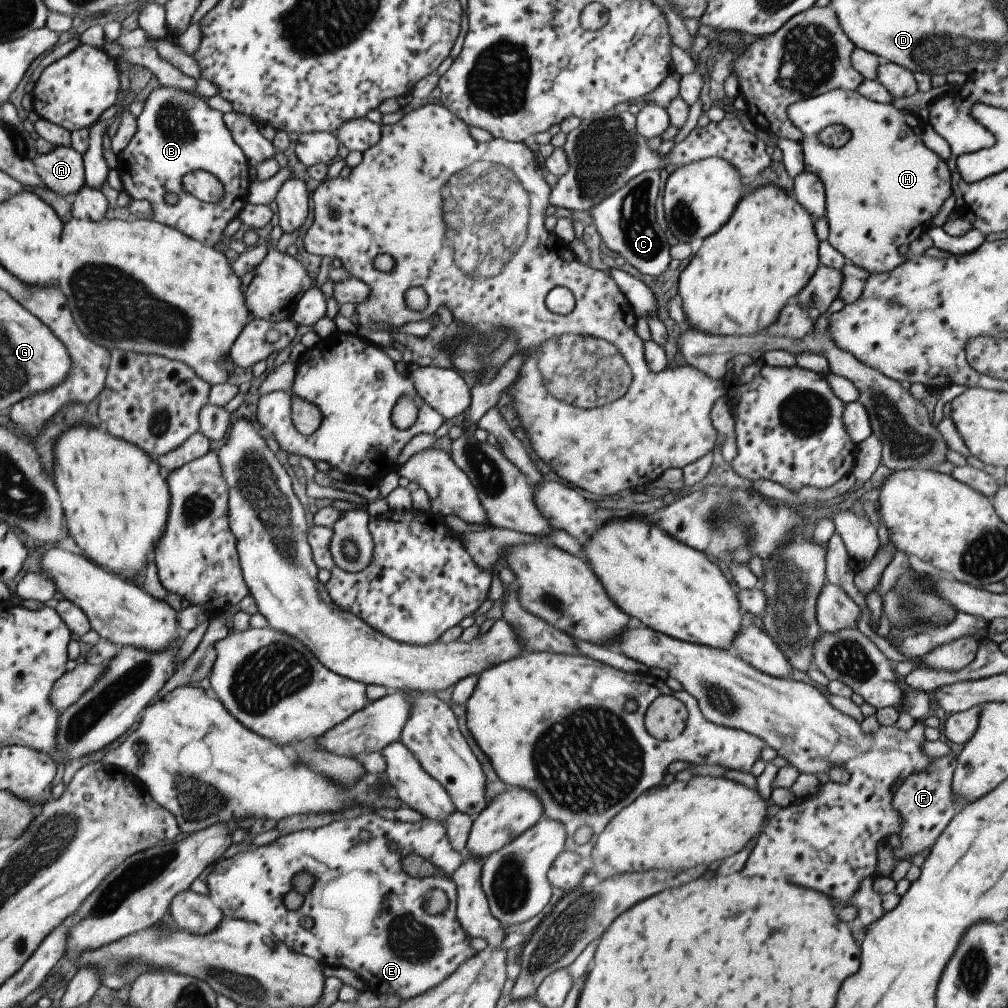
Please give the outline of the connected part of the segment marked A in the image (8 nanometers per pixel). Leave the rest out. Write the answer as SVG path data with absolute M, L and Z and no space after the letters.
M54 147L47 154L37 155L33 170L47 189L60 197L76 194L84 186L82 156L71 147Z

